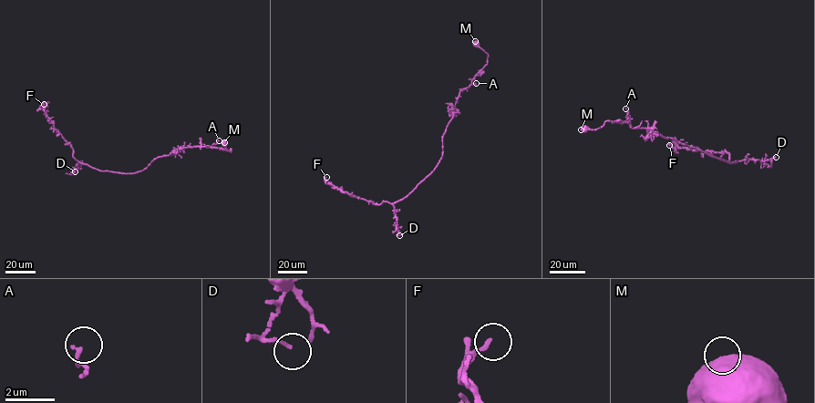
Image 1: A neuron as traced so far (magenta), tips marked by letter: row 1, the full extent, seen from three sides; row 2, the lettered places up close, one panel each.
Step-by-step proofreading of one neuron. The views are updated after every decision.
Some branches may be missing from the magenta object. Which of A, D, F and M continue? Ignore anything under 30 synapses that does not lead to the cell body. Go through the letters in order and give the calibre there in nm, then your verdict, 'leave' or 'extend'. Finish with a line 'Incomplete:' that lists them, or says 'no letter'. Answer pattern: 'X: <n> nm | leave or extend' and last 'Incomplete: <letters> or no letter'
A: 140 nm | leave
D: 100 nm | leave
F: 160 nm | leave
M: 850 nm | leave
Incomplete: no letter

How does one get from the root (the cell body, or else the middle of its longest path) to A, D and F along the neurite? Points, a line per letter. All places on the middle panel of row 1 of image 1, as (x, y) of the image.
A: (440, 159), (443, 135), (452, 117), (457, 98), (460, 91), (476, 83)
D: (440, 159), (433, 171), (413, 191), (393, 204), (399, 235)
F: (440, 159), (433, 171), (413, 191), (392, 203), (383, 201), (376, 204), (325, 182), (326, 177)

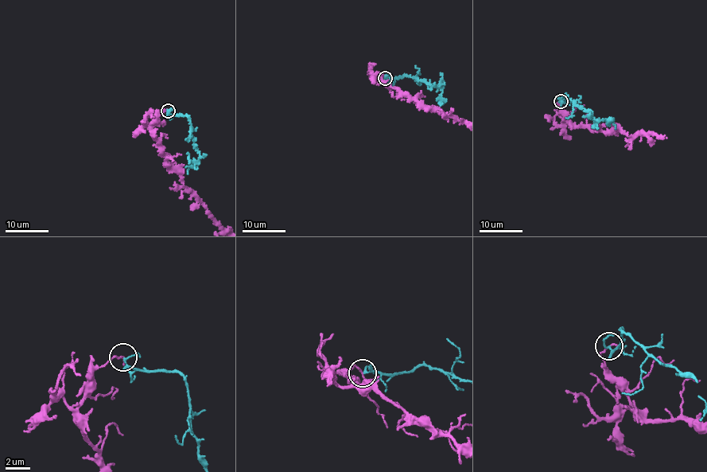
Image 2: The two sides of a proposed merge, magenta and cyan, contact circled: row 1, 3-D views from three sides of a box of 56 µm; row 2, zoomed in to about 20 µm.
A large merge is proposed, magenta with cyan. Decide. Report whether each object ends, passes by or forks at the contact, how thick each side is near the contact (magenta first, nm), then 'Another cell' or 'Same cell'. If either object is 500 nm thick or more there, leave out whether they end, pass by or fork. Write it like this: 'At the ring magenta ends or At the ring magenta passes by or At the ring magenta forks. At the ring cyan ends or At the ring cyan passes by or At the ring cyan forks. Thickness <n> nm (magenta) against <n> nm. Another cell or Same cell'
At the ring magenta ends. At the ring cyan forks. Thickness 180 nm (magenta) against 110 nm. Another cell

